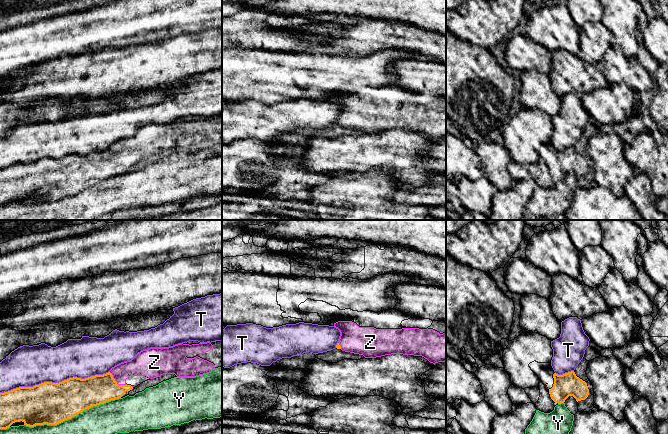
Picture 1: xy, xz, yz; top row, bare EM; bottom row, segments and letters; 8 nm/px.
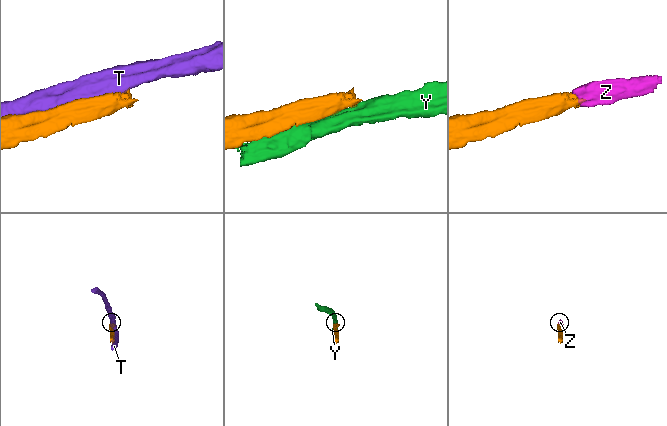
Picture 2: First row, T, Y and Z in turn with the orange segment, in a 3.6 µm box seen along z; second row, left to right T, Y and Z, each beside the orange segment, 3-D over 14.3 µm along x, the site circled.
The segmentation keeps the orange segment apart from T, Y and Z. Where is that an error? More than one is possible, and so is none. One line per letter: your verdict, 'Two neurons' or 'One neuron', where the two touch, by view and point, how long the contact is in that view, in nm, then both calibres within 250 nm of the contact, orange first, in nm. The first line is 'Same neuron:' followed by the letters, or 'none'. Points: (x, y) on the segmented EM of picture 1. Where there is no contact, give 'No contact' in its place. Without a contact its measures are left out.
Same neuron: Z
T: Two neurons. Touches orange at xy (54, 383). Shared border 900 nm. Thickness 340 nm (orange) against 320 nm
Y: Two neurons. Touches orange at xy (72, 416). Shared border 800 nm. Thickness 340 nm (orange) against 240 nm
Z: One neuron. Touches orange at xy (116, 382). Shared border 180 nm. Thickness 240 nm (orange) against 180 nm

